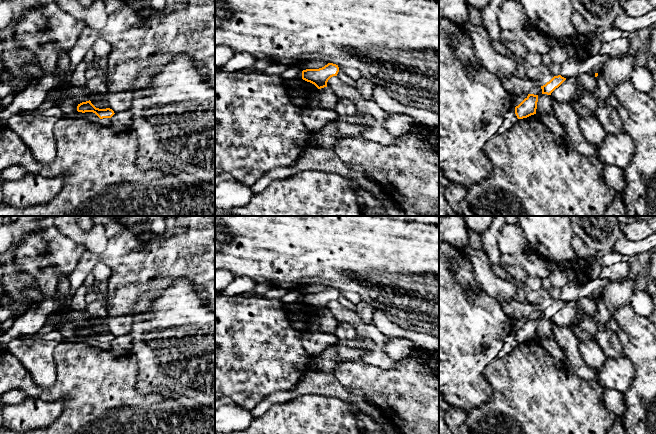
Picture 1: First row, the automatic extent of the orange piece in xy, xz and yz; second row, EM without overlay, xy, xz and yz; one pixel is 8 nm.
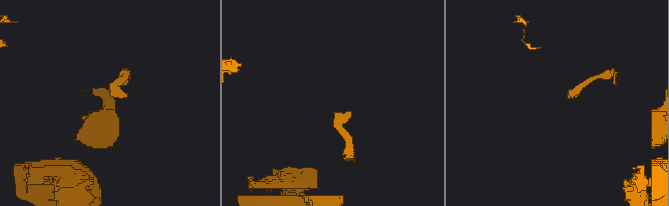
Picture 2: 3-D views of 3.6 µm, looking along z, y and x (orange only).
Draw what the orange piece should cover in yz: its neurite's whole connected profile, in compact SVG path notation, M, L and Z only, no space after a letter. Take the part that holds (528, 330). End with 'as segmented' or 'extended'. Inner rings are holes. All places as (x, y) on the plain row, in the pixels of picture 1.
M528 318L528 320L515 331L515 338L518 343L527 342L536 338L538 319Z; as segmented

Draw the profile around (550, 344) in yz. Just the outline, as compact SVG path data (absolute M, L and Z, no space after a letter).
M536 337L541 345L558 361L564 362L565 357L562 349L558 345L555 337Z

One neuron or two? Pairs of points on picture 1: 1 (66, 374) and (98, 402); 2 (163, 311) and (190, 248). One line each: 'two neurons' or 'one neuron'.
1: one neuron
2: two neurons

